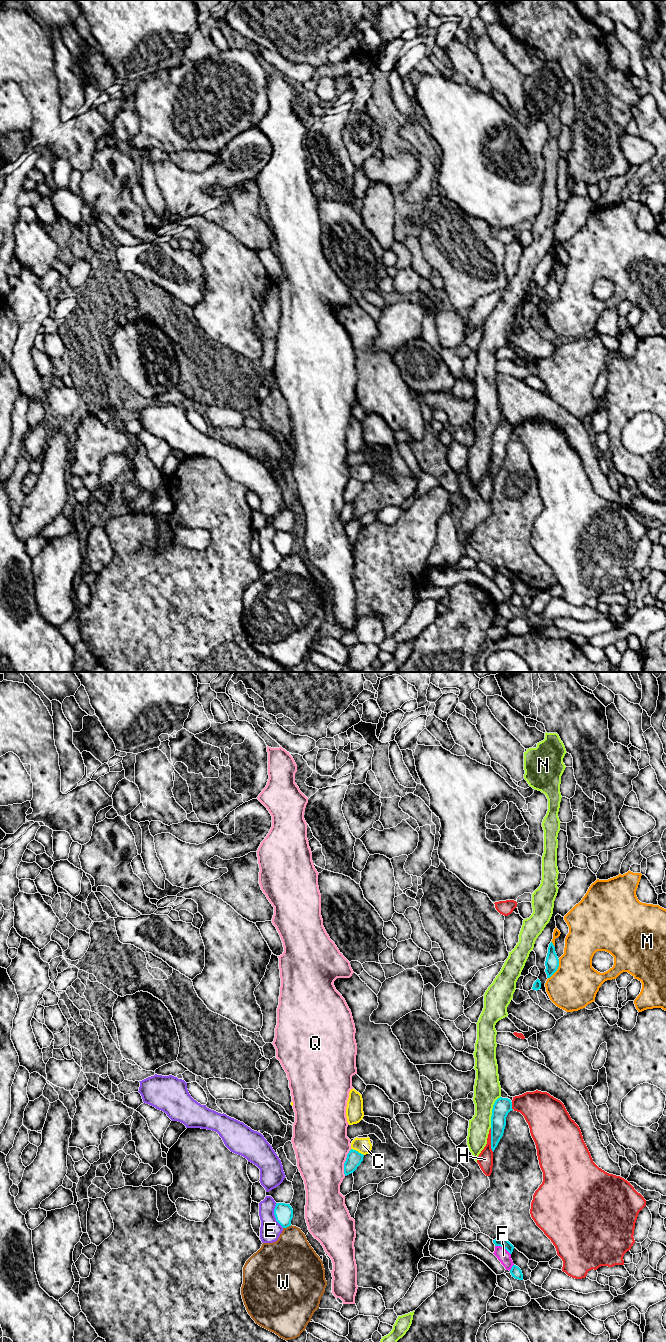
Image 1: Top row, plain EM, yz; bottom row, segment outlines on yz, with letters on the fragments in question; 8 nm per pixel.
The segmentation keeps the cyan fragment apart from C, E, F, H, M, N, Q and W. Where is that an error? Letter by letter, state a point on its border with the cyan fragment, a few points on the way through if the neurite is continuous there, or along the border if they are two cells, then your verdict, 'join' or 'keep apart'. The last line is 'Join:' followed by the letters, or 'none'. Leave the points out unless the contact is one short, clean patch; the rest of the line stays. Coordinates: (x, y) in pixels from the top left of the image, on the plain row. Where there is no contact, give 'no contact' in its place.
C: contact yz (357, 479); border yz (351, 476), (363, 483); keep apart
E: contact yz (274, 542); keep apart
F: contact yz (503, 575); border yz (495, 573), (502, 574), (510, 582); keep apart
H: contact yz (491, 468); keep apart
M: contact yz (557, 296); keep apart
N: contact yz (492, 440); keep apart
Q: contact yz (345, 490); keep apart
W: contact yz (287, 554); keep apart
Join: none

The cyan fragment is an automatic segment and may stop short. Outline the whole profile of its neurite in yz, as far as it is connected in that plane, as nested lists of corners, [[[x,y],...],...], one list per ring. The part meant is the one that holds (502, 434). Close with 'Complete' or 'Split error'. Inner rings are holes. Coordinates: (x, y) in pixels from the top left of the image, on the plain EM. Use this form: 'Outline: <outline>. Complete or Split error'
Outline: [[[500,425],[493,433],[491,444],[491,477],[493,480],[503,464],[506,445],[512,438],[512,430],[508,426]]]. Complete

